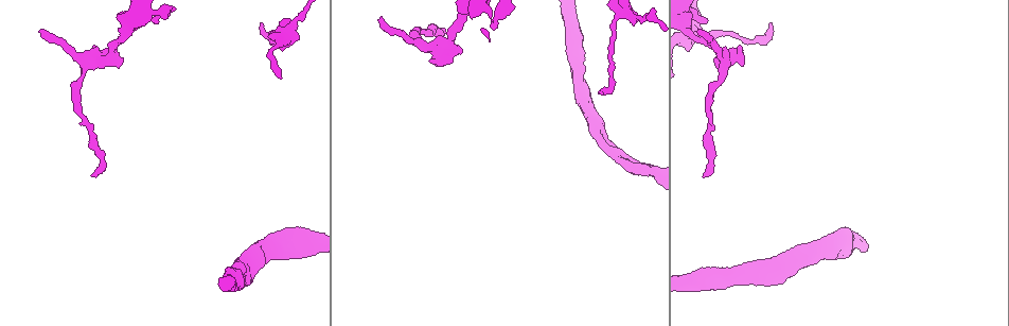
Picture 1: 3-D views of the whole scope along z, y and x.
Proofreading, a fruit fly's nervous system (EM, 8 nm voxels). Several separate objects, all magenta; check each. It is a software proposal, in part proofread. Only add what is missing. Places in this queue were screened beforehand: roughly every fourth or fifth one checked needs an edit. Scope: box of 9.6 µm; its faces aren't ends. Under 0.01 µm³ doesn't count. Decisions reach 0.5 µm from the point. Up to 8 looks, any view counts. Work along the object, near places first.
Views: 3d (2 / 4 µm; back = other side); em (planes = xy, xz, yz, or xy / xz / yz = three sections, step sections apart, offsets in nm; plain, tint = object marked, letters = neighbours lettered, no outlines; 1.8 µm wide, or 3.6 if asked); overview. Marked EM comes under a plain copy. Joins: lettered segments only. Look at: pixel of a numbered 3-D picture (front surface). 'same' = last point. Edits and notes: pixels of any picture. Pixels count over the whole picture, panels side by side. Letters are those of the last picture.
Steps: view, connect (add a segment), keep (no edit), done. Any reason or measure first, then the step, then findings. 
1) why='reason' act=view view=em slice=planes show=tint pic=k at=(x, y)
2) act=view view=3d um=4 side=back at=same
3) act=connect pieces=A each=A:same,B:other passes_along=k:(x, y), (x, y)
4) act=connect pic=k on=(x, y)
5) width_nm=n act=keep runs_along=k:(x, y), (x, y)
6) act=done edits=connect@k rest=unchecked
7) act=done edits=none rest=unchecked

why='branch stops here' act=view view=3d um=4 pic=1 at=(706, 22)

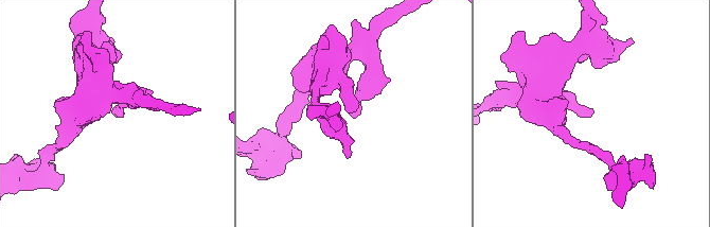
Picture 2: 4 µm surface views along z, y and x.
why='need the tissue' act=view view=em slice=xz step=8 show=letters pic=2 at=(113, 112)

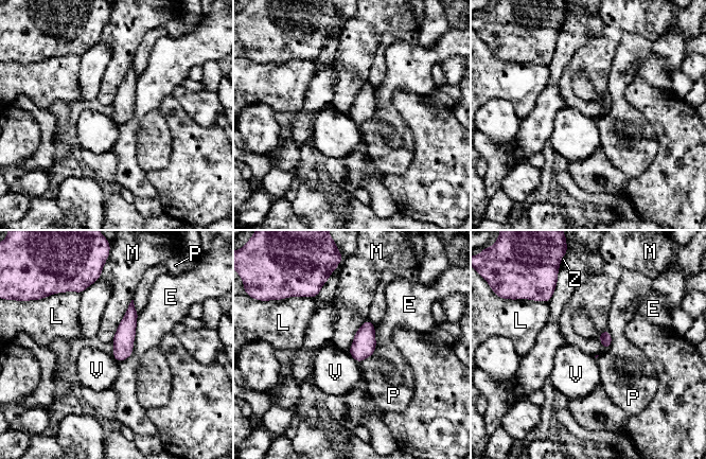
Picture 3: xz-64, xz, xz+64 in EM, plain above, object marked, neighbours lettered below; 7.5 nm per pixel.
act=keep each=E:other,L:other,M:other,P:other,V:other,Z:other runs_along=3:(131, 306), (123, 349), (118, 357) found='none of them fits'

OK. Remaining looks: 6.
act=view view=3d um=2 pic=1 at=(97, 176)

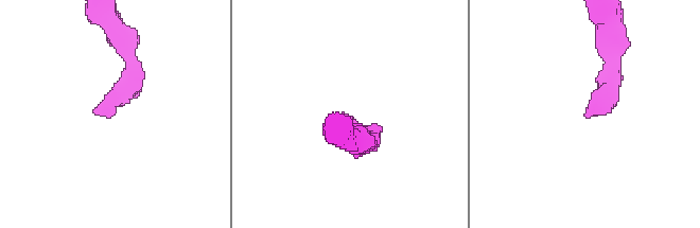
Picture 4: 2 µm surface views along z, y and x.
act=view view=em um=3.6 slice=xz step=16 show=letters pic=4 at=(102, 115)

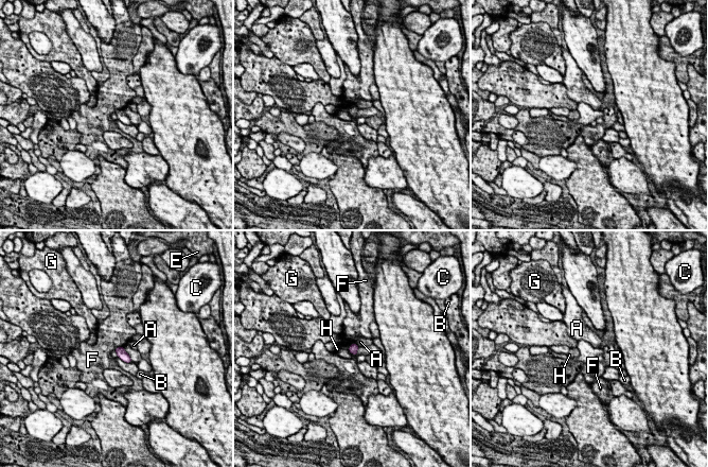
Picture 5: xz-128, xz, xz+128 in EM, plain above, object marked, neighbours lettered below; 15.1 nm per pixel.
act=view view=em um=3.6 slice=planes show=letters at=same

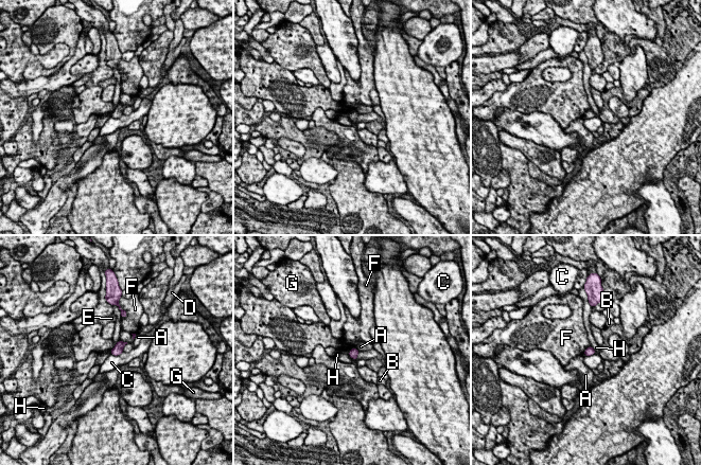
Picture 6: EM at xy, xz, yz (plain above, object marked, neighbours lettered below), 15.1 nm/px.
act=keep each=A:other,B:other,C:other,D:other,E:other,F:other,G:other,H:other border=6:(350, 349), (349, 355), (356, 360) found='none of them fits'

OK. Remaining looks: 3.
why='free end' act=view view=3d um=2 pic=1 at=(382, 16)

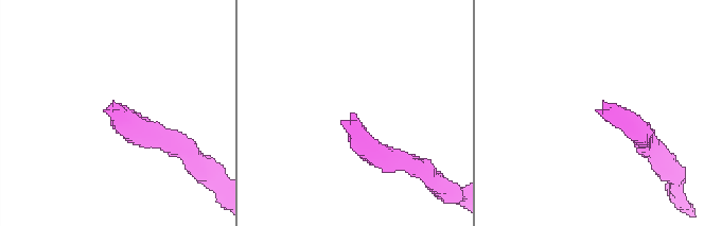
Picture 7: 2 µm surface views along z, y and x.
act=view view=em slice=xz step=8 show=tint pic=7 at=(351, 113)

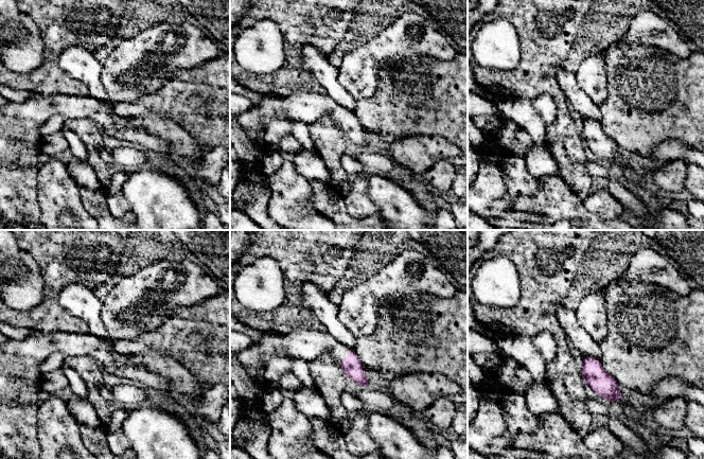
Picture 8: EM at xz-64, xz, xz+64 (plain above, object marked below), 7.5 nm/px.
why='see the neighbours' act=view view=em slice=xz step=8 show=letters at=same

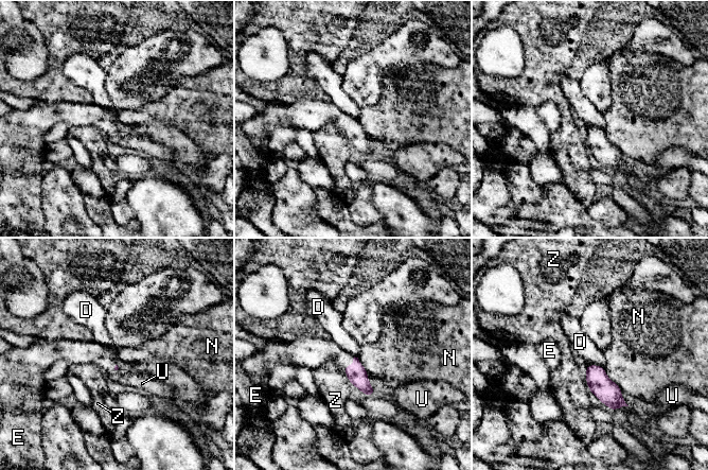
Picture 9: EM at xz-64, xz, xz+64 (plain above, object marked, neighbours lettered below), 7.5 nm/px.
longest_contact=N:220nm act=connect pieces=E each=D:other,E:same,N:other,U:other,Z:other found='the neuron continues'

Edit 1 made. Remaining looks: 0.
act=done edits=connect@9 rest=unchecked

